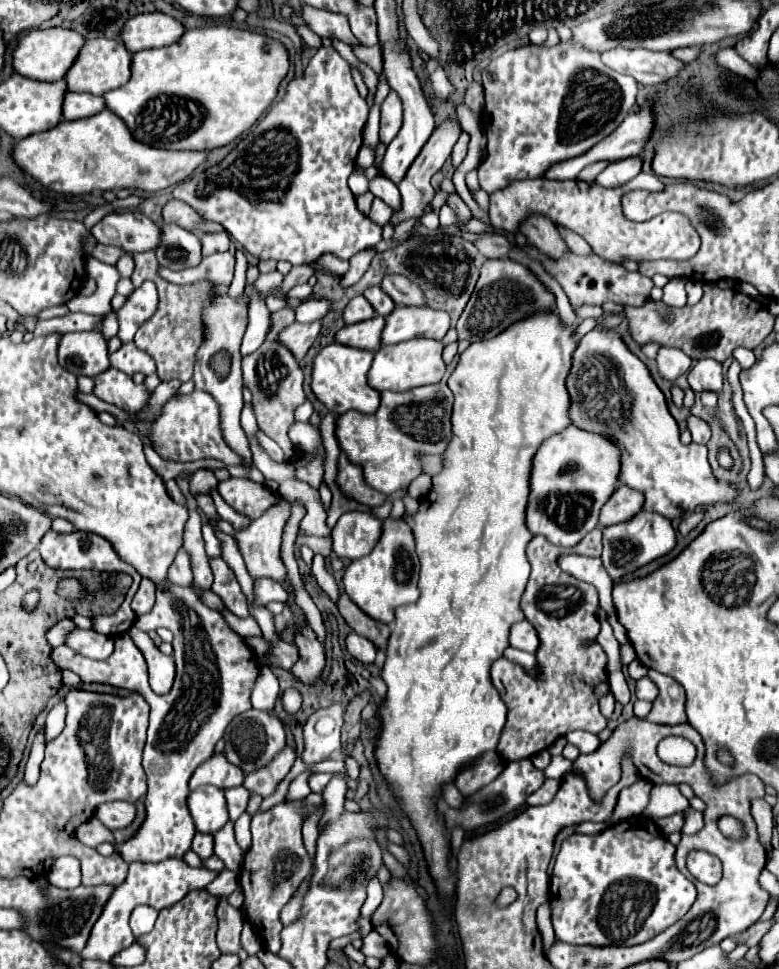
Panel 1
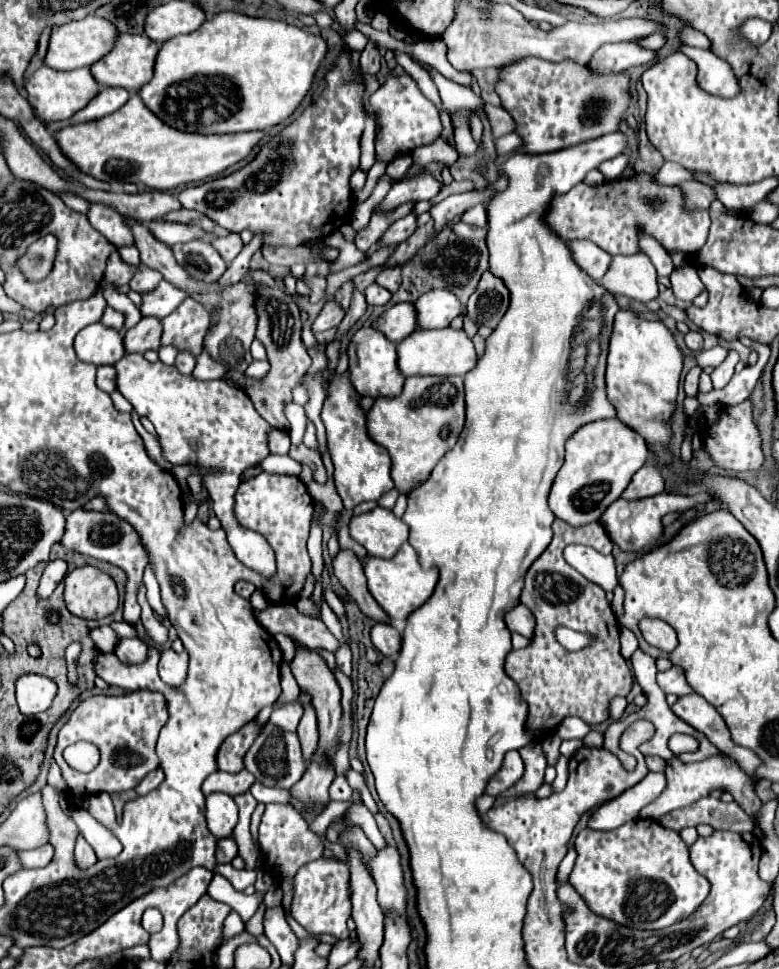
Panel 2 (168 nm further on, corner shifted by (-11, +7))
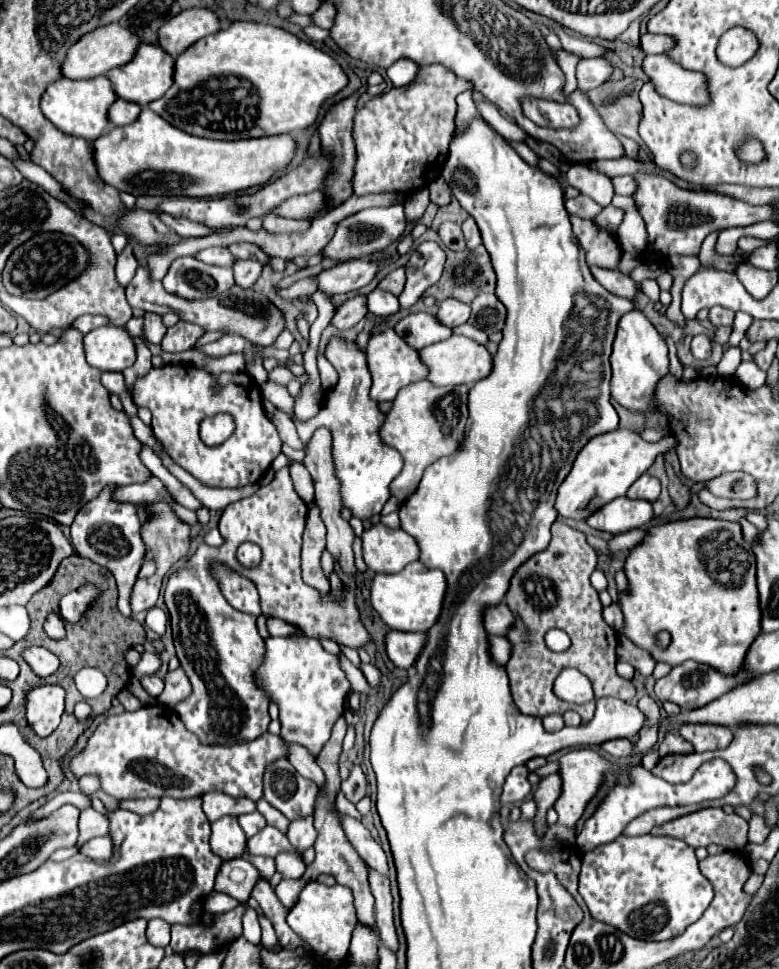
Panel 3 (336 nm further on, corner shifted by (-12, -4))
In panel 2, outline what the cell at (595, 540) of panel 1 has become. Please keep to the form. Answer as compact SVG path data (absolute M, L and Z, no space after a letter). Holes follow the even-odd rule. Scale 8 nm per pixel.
M561 519L553 521L553 541L549 543L547 551L527 571L527 579L525 579L525 587L523 587L523 595L521 595L521 603L527 605L537 619L535 637L531 639L529 647L519 649L519 651L511 651L505 659L505 673L517 683L517 687L521 689L521 697L529 705L529 715L527 715L525 727L527 727L527 731L539 731L541 735L557 733L557 727L567 717L581 717L583 721L587 721L591 725L593 723L605 723L609 719L611 699L619 697L619 695L625 697L631 691L631 685L633 685L631 669L629 669L625 657L621 655L617 617L615 617L615 613L611 611L611 605L605 599L605 591L599 585L585 579L583 575L579 575L563 559L563 549L569 543L589 545L593 549L599 549L599 553L603 553L603 555L611 553L611 549L613 549L613 543L611 543L611 539L609 539L609 535L607 535L607 531L601 523L589 523L587 527L571 527L571 525L563 523ZM557 627L569 627L569 629L575 629L575 631L593 633L597 637L597 641L587 649L571 653L557 641L557 637L555 637Z

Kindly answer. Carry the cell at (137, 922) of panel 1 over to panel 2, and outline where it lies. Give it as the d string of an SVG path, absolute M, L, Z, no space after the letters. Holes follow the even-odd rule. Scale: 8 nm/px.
M147 909L143 913L143 929L149 933L157 933L163 927L163 915L159 909Z

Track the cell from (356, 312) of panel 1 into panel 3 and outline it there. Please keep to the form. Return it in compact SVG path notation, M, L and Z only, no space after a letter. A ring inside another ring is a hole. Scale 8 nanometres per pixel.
M376 288L368 294L368 310L374 316L390 316L398 312L398 298L386 290Z

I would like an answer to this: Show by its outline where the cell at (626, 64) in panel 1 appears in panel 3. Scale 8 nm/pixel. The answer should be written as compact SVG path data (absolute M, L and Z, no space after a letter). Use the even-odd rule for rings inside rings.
M582 58L576 66L578 90L586 92L604 84L612 74L612 64L604 58Z

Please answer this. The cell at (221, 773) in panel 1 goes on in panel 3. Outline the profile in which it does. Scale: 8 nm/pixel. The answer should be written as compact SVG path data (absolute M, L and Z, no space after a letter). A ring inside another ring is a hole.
M204 794L202 810L208 822L216 822L222 816L242 816L256 810L256 804L248 798L228 798L226 794Z

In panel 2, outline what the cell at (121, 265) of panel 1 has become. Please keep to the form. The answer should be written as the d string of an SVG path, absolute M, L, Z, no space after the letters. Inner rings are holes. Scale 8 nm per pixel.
M91 205L87 213L91 225L95 225L117 249L121 247L131 247L133 241L133 231L125 223L125 217L121 217L117 211L105 209L103 205Z

